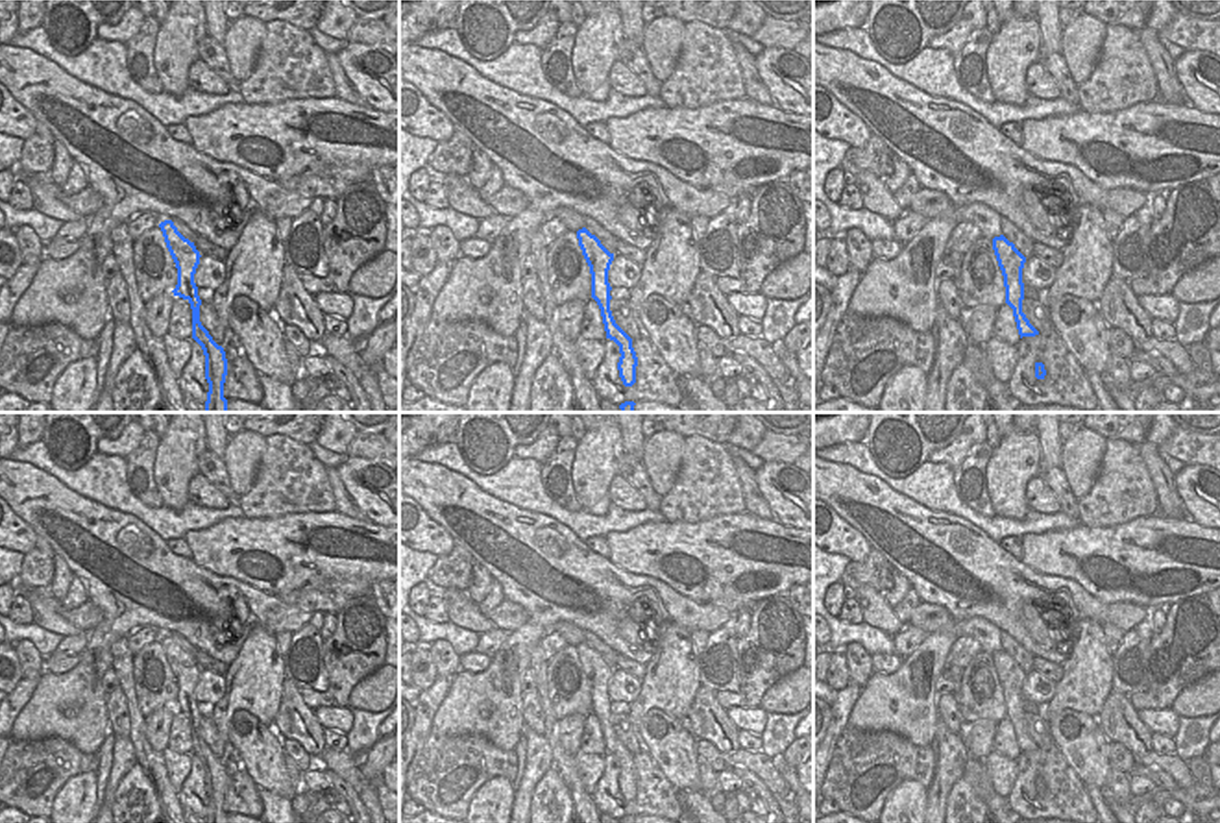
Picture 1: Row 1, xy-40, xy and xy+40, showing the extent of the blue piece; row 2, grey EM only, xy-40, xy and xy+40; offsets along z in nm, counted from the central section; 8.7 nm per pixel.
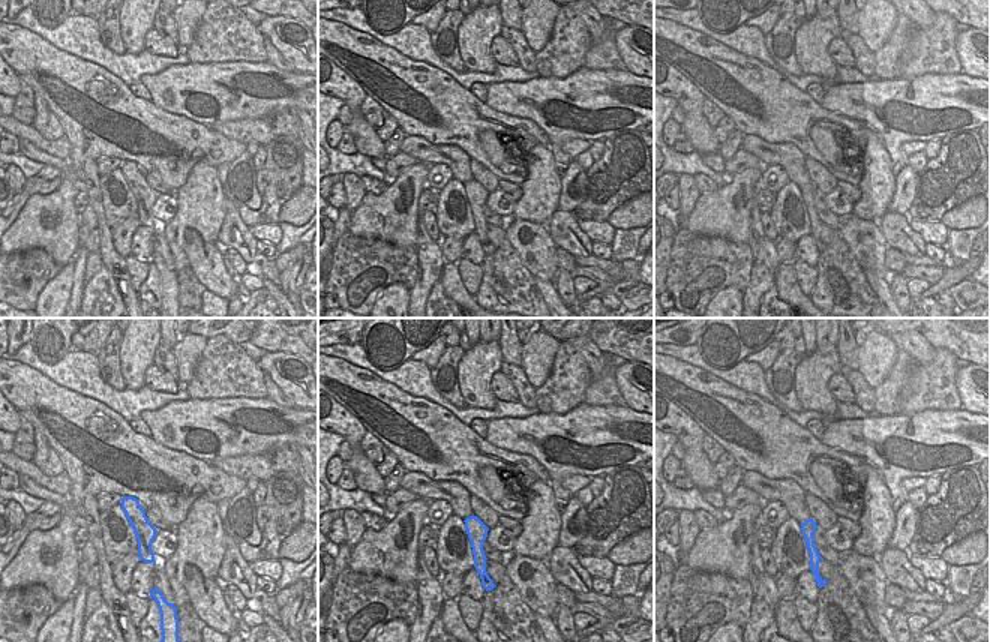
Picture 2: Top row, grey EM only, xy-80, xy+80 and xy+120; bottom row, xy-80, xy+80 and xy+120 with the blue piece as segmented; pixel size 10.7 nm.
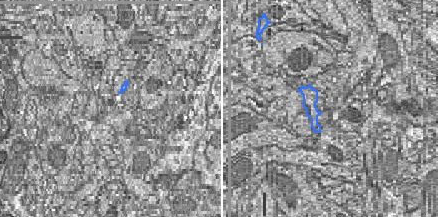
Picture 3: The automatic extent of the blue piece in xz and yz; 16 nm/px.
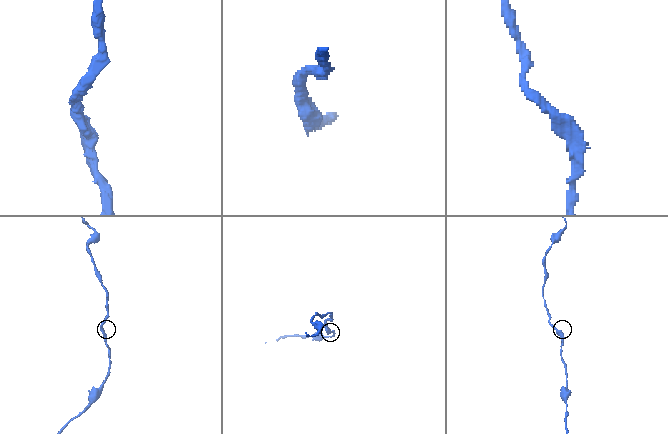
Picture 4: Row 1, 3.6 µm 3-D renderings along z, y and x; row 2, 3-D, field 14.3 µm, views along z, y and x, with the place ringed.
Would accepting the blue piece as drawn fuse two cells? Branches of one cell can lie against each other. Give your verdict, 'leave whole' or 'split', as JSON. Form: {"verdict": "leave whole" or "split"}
{"verdict": "leave whole"}

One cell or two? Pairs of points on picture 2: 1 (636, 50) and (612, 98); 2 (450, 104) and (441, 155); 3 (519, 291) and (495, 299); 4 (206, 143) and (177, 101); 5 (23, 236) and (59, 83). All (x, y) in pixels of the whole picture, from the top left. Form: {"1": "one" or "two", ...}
{"1": "two", "2": "two", "3": "one", "4": "two", "5": "one"}

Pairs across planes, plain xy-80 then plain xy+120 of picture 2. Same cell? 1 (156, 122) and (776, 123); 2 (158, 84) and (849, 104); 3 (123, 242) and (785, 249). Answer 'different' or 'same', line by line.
1: same
2: same
3: same

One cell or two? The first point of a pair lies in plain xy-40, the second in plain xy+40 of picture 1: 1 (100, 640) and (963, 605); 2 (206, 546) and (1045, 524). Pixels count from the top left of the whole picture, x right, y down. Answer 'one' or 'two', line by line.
1: one
2: two

